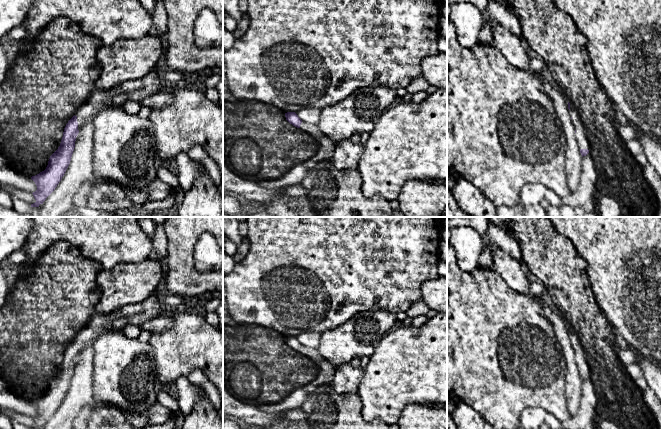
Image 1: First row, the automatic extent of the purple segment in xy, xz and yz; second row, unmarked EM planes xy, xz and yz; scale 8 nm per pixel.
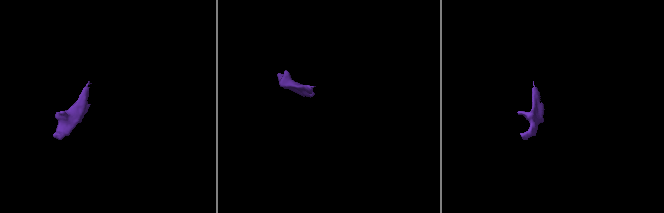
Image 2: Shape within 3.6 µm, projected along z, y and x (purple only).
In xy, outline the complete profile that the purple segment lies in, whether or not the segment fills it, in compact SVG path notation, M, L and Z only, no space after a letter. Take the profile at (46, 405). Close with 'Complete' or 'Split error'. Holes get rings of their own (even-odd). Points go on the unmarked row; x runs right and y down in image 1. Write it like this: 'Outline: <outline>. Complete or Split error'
Outline: M157 289L143 302L125 305L109 314L96 313L66 348L60 370L50 380L46 393L31 401L37 410L37 414L32 417L36 426L31 429L43 428L61 405L70 388L79 355L86 344L92 345L104 330L122 330L127 324L140 326L164 314L166 309Z. Split error

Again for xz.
Outline: M287 336L285 337L285 341L290 348L299 352L310 360L316 363L323 361L317 349L302 345L295 336Z. Split error

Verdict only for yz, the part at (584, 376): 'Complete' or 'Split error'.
Split error

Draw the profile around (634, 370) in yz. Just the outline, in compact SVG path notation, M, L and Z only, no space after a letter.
M637 363L628 364L628 365L626 365L626 370L627 370L628 374L630 375L631 379L633 380L633 382L642 391L644 391L648 387L644 373L639 364L637 364Z

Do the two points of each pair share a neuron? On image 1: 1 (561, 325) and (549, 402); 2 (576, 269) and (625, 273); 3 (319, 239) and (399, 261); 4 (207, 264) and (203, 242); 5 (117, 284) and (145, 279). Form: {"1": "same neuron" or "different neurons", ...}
{"1": "different neurons", "2": "different neurons", "3": "same neuron", "4": "same neuron", "5": "same neuron"}

